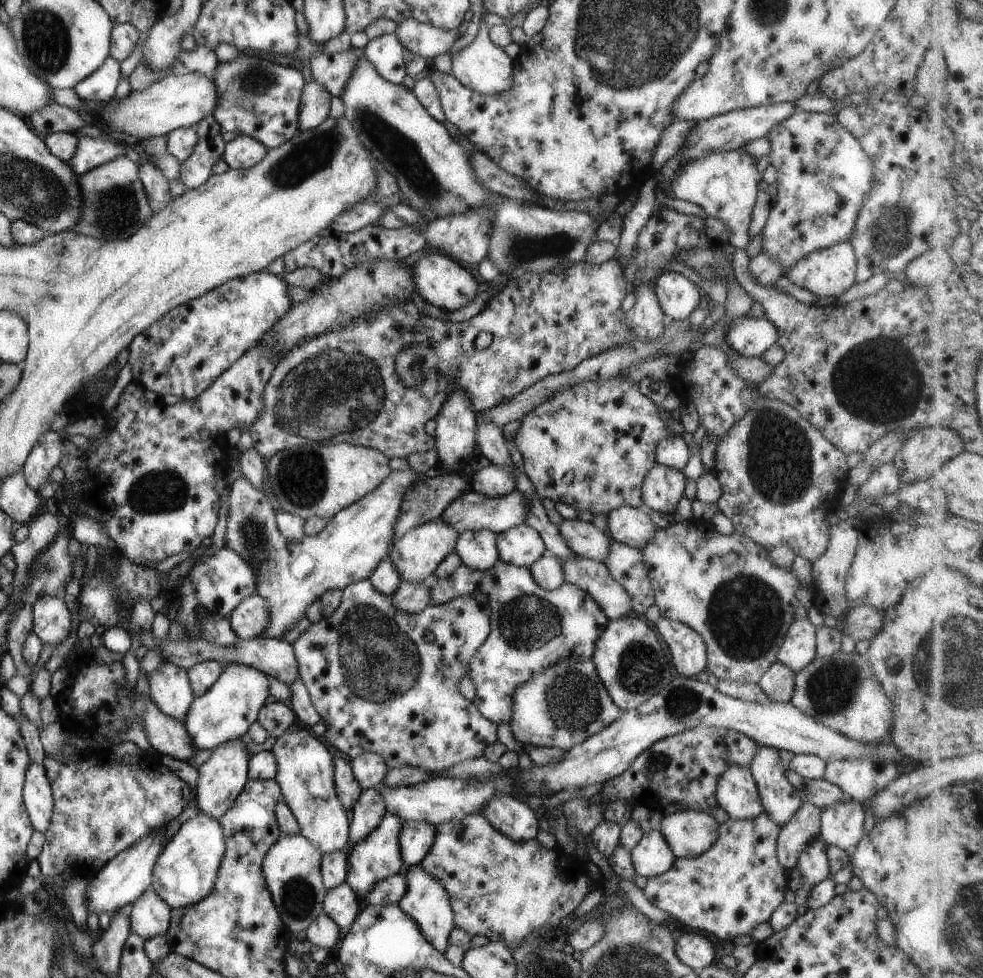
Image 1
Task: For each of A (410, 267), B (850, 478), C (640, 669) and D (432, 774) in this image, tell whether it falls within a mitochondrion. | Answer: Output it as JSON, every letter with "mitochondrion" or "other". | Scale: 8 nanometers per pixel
{"A":"other","B":"other","C":"mitochondrion","D":"other"}

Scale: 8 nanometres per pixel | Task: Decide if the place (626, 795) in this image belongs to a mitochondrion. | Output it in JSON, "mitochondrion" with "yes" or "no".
{"mitochondrion":"no"}

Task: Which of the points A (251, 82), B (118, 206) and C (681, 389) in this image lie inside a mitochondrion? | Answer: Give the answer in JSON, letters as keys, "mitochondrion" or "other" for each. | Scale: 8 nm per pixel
{"A":"mitochondrion","B":"mitochondrion","C":"other"}

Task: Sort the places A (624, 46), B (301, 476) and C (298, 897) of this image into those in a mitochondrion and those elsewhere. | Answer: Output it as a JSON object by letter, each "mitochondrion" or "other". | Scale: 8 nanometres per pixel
{"A":"mitochondrion","B":"mitochondrion","C":"mitochondrion"}

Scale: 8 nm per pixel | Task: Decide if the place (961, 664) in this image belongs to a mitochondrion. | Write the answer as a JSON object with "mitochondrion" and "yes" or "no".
{"mitochondrion":"yes"}

